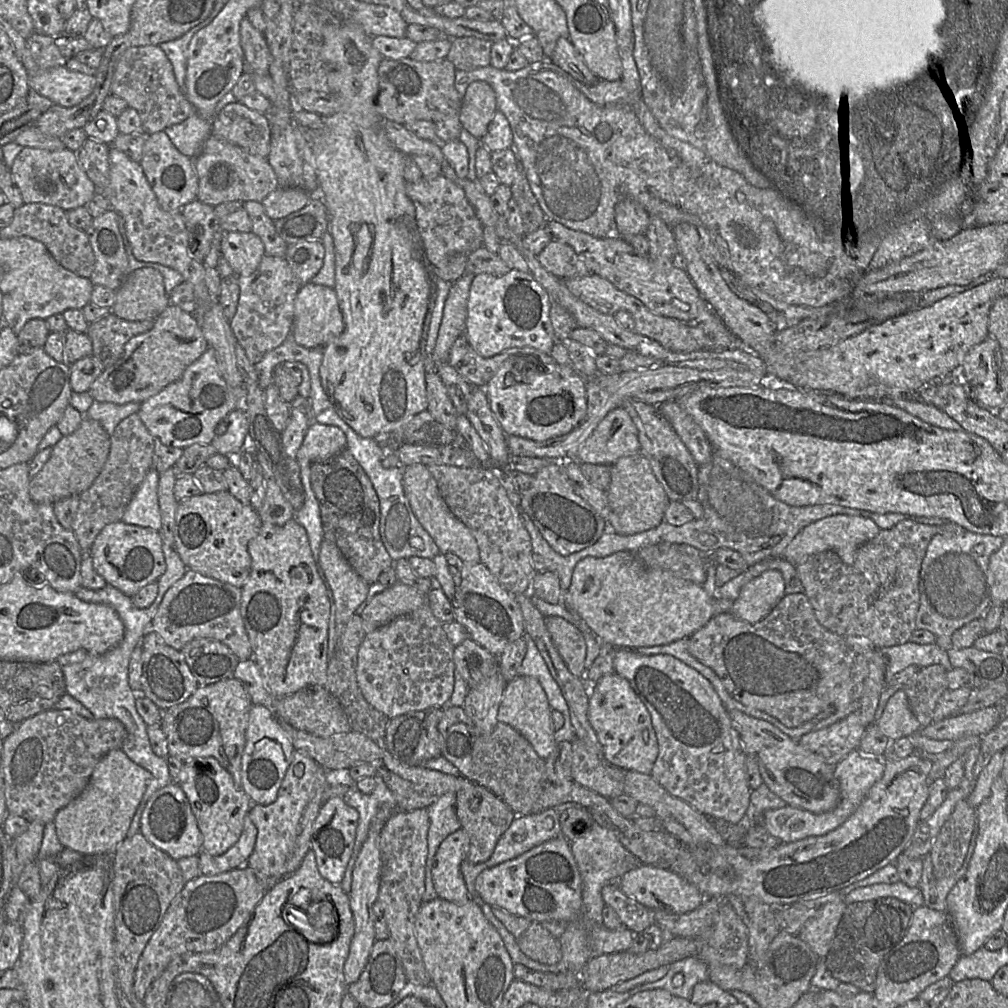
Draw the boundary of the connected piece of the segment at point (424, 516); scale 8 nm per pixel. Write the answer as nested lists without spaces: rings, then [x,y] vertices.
[[[412,464],[405,466],[403,488],[416,518],[435,541],[441,552],[452,553],[463,561],[471,563],[480,562],[479,546],[474,535],[471,530],[452,513],[440,493],[437,481],[426,465]]]

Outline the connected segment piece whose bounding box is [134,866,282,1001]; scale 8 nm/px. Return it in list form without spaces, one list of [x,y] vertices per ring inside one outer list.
[[[242,866],[213,876],[200,875],[188,881],[170,903],[139,958],[134,980],[137,998],[144,1000],[153,982],[176,957],[185,953],[210,952],[226,943],[280,879],[256,875],[251,868]]]

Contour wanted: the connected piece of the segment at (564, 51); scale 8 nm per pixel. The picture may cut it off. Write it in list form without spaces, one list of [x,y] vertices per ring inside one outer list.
[[[561,37],[557,40],[550,61],[585,85],[593,85],[599,80],[568,38]]]

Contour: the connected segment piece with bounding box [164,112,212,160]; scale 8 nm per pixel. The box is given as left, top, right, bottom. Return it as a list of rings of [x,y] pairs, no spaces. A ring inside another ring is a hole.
[[[194,112],[183,122],[167,127],[164,132],[182,154],[194,160],[211,134],[211,129],[212,118],[204,118]]]

